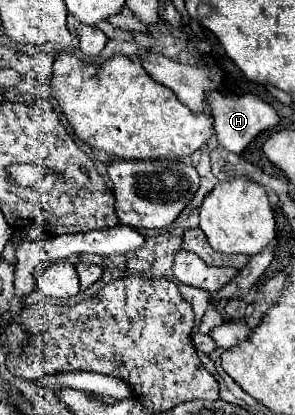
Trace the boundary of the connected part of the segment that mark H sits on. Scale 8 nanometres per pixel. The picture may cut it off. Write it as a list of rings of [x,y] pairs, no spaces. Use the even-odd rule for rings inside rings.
[[[211,90],[207,96],[207,104],[213,112],[213,120],[215,120],[215,134],[217,134],[217,144],[227,148],[233,154],[241,154],[249,142],[261,134],[261,130],[269,130],[275,128],[279,124],[279,114],[261,98],[253,96],[253,94],[245,94],[245,96],[223,96],[217,90]]]

